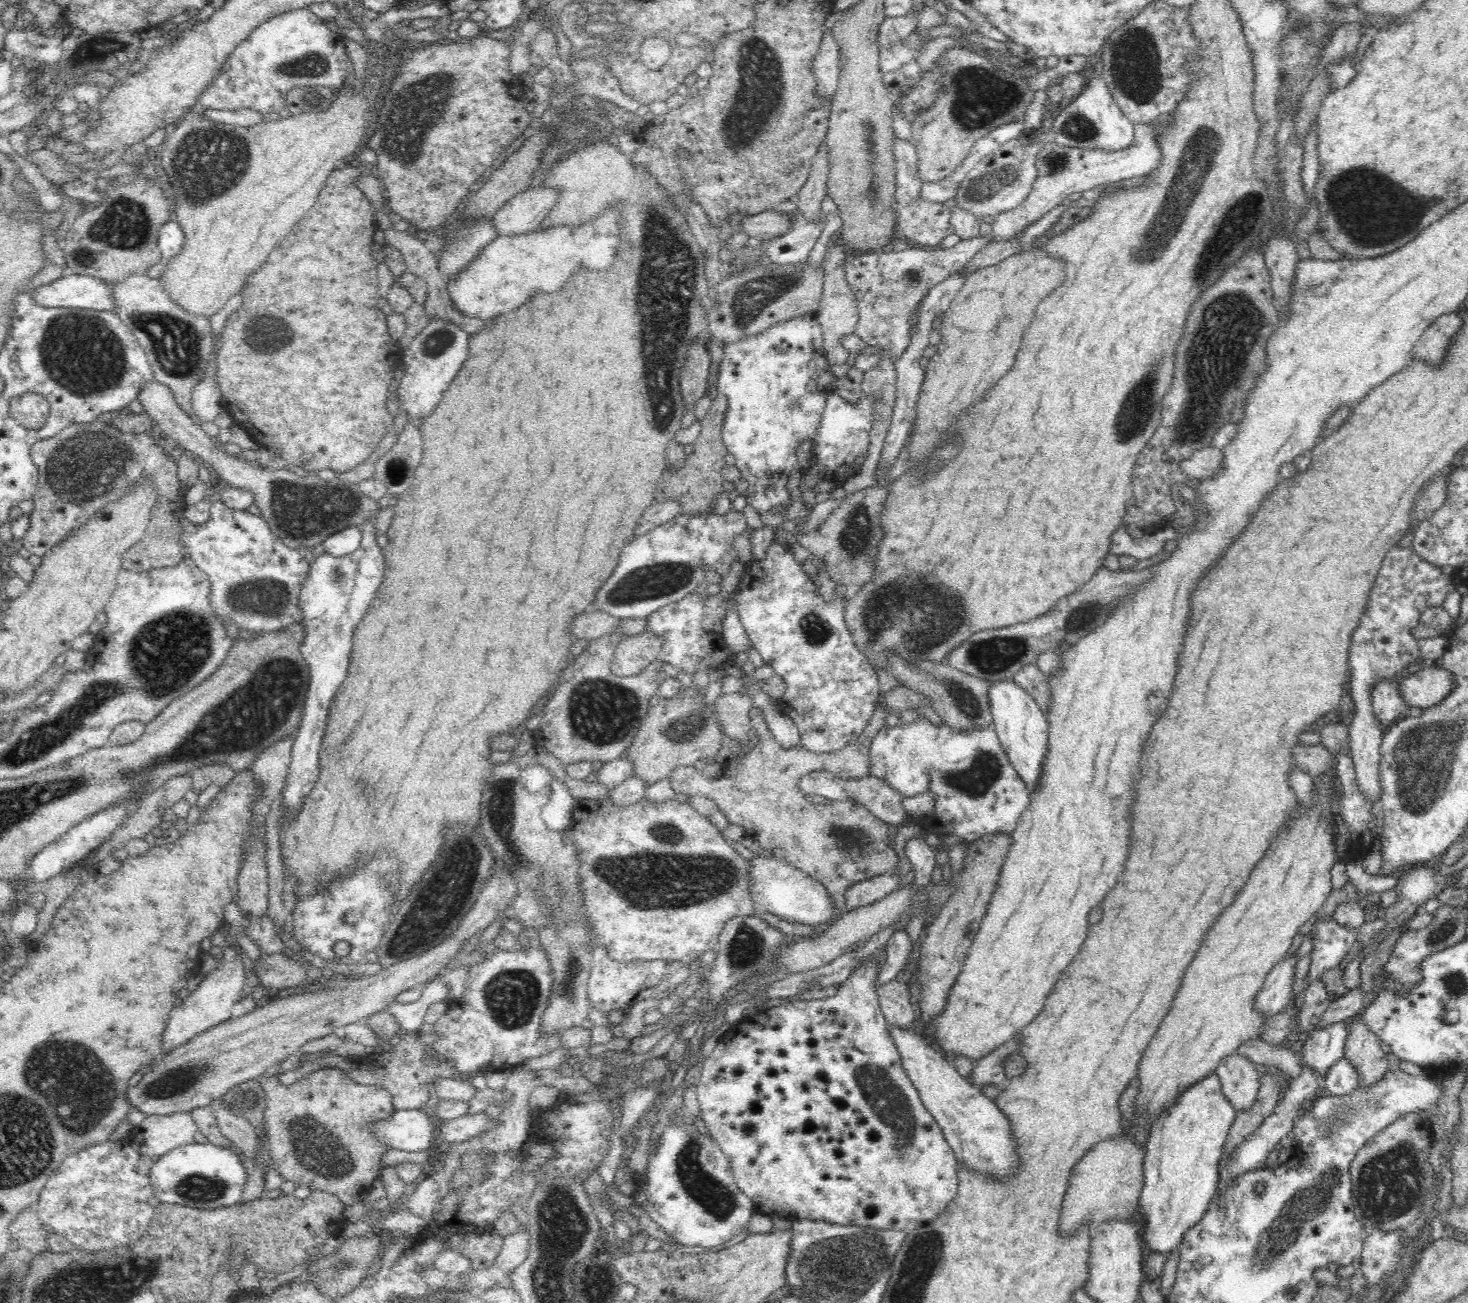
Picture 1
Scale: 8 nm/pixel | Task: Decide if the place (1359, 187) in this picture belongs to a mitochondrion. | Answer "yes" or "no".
yes

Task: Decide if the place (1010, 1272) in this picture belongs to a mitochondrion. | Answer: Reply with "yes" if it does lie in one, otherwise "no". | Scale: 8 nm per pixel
no

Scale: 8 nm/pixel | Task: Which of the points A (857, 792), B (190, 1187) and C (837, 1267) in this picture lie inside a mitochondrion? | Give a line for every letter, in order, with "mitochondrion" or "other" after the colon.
A: other
B: mitochondrion
C: mitochondrion

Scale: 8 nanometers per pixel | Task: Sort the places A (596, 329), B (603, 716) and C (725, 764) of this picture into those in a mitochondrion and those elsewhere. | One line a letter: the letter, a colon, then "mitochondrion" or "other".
A: other
B: mitochondrion
C: other

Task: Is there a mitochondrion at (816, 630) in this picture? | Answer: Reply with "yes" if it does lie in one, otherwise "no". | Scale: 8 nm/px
yes

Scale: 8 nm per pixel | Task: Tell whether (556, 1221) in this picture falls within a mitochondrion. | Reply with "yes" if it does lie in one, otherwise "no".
yes

